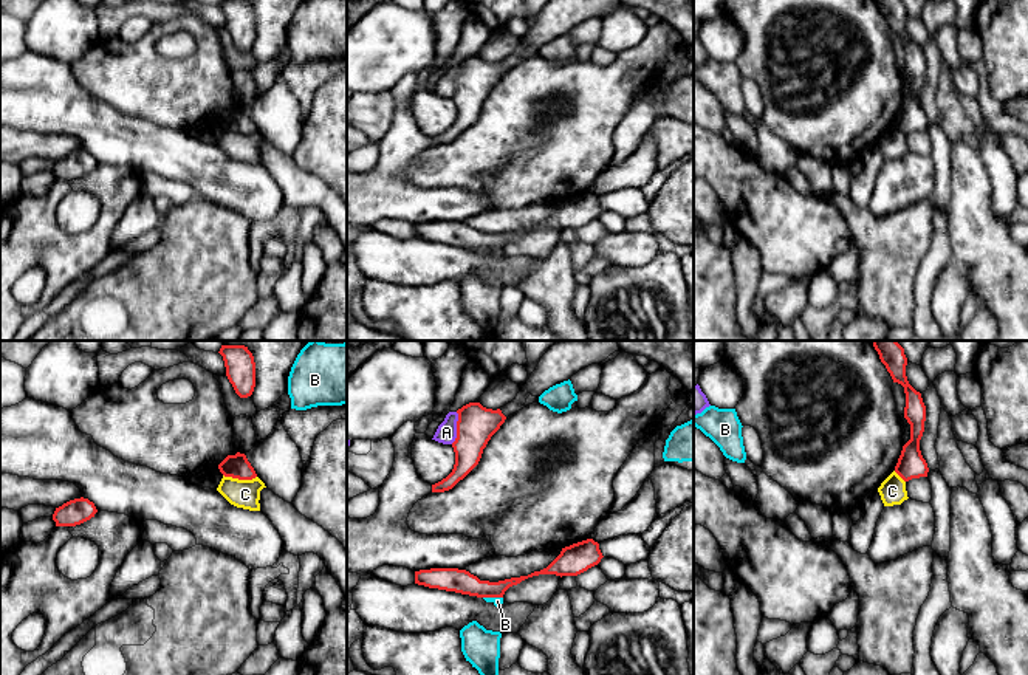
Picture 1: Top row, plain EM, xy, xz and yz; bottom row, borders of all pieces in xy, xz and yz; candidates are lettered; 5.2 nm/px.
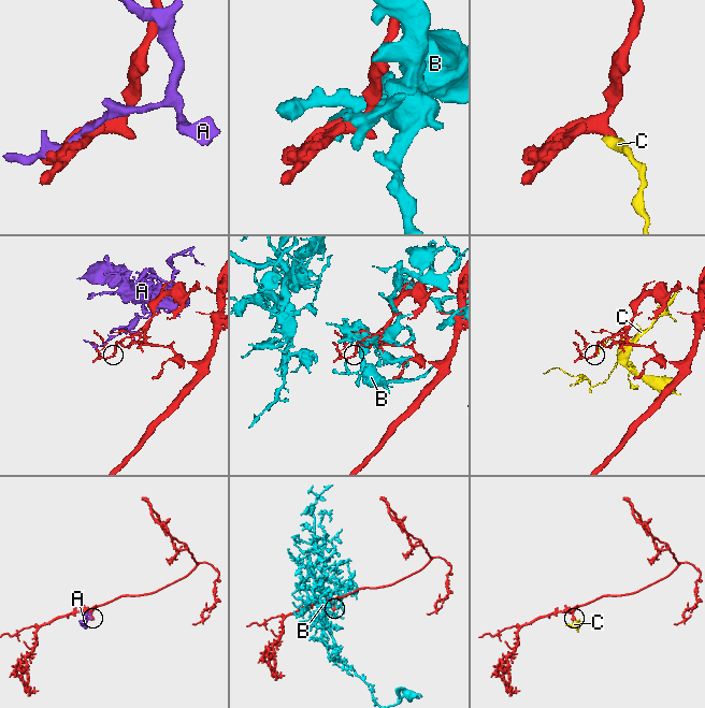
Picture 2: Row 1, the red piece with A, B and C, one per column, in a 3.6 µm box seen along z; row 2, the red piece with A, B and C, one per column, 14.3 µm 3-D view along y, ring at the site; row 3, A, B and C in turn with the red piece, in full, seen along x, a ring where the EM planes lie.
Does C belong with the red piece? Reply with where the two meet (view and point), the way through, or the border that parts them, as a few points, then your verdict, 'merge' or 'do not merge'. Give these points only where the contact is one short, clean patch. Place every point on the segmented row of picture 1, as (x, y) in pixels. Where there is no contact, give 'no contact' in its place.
meets red in xy at (240, 479); border along xy (223, 474), (233, 479), (256, 477); do not merge

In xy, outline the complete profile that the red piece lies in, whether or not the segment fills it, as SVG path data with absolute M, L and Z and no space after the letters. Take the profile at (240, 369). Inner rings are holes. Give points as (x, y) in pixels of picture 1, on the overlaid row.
M221 345L220 351L226 376L240 398L252 395L255 387L255 362L245 345Z

